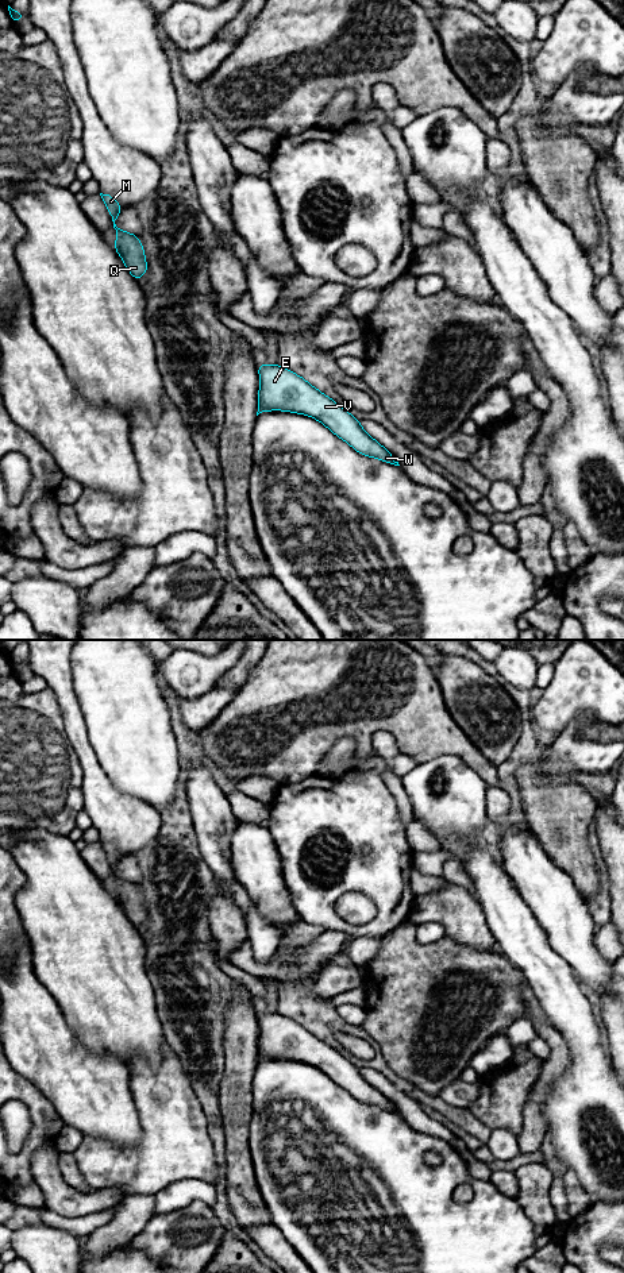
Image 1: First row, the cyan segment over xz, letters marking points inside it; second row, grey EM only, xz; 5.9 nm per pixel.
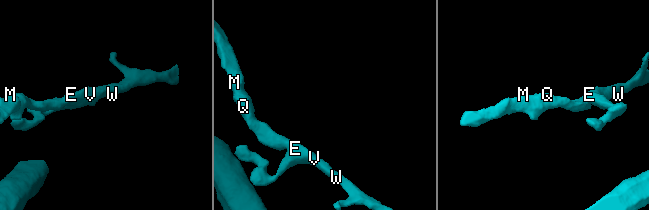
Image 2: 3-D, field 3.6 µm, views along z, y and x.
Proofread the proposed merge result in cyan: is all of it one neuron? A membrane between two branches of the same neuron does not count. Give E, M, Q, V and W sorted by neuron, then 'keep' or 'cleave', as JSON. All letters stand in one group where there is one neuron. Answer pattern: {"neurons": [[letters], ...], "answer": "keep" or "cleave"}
{"neurons": [["E", "M", "Q", "V", "W"]], "answer": "keep"}

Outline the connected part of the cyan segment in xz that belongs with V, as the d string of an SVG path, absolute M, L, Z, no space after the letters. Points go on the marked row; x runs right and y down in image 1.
M258 364L261 387L257 416L266 410L307 414L323 423L362 455L400 466L390 451L369 436L359 421L304 378L278 364Z

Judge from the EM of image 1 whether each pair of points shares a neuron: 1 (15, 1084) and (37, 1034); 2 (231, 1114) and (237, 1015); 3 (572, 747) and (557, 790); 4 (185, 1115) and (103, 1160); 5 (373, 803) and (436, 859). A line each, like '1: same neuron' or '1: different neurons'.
1: different neurons
2: same neuron
3: different neurons
4: same neuron
5: different neurons

